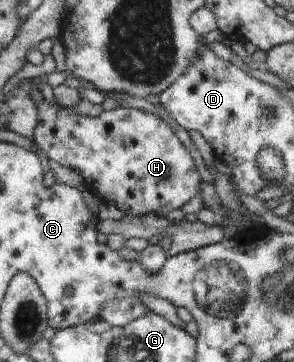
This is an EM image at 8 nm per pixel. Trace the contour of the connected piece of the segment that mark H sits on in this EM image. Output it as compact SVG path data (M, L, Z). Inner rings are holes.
M44 100L38 106L39 124L33 138L48 158L63 166L79 170L90 191L101 199L110 200L126 214L148 215L156 213L165 216L173 208L181 208L189 196L197 192L199 176L191 164L189 154L169 132L167 124L156 114L148 114L135 108L119 108L104 111L101 116L91 118L73 114L69 107L62 107Z

